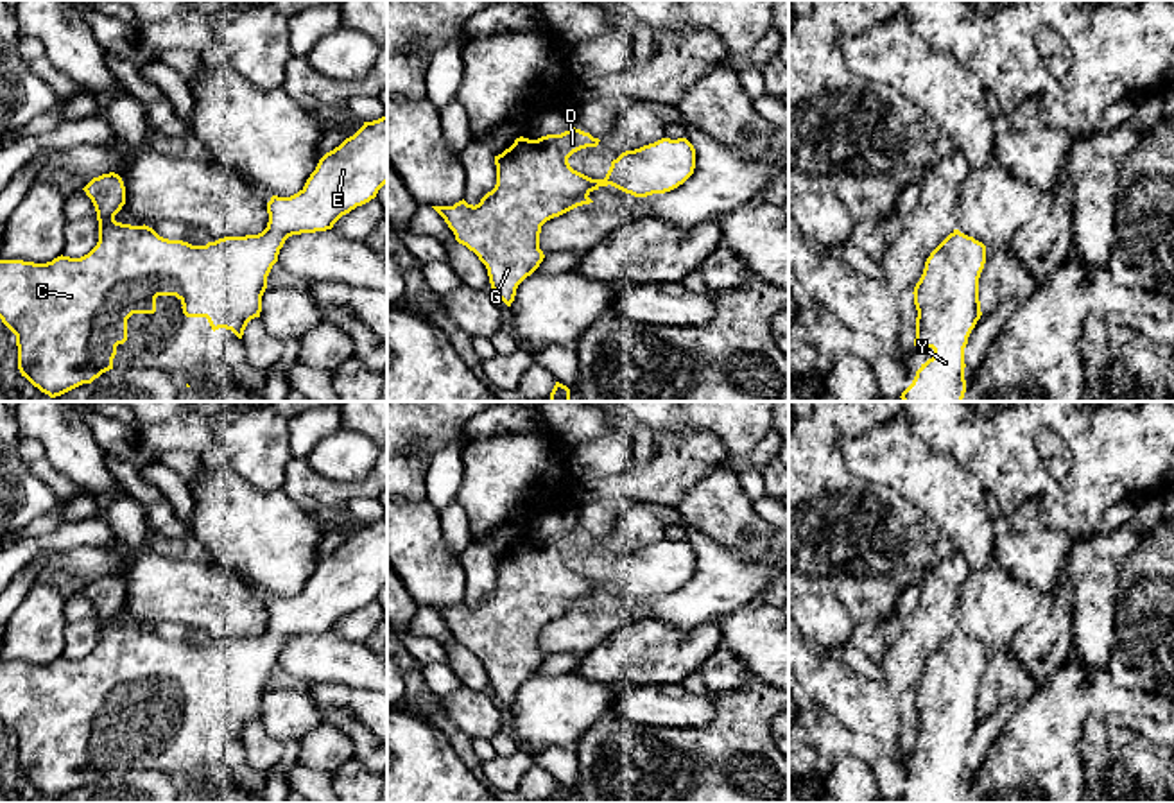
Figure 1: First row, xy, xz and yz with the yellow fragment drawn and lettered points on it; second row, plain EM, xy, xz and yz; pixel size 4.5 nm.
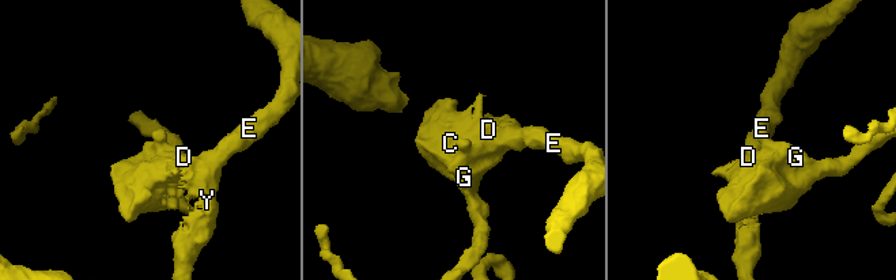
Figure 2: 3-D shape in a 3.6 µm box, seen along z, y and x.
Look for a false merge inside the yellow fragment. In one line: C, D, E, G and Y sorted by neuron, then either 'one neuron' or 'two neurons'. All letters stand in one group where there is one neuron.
C D G / E Y; two neurons

